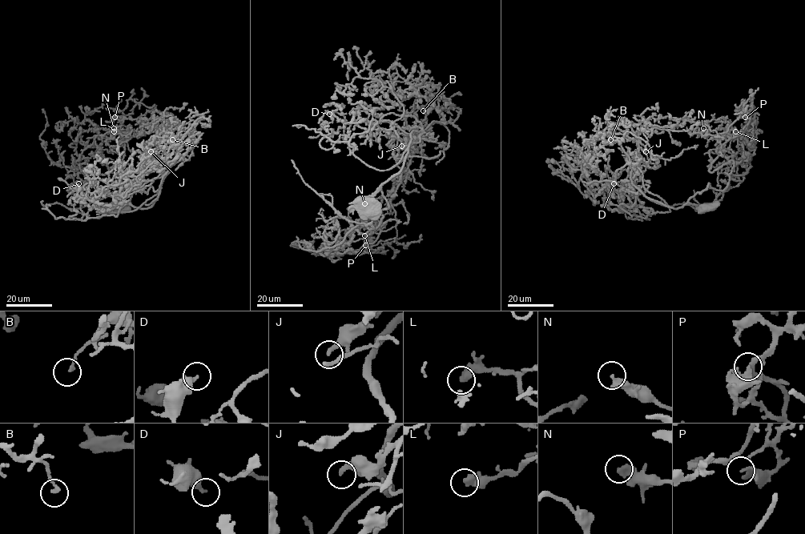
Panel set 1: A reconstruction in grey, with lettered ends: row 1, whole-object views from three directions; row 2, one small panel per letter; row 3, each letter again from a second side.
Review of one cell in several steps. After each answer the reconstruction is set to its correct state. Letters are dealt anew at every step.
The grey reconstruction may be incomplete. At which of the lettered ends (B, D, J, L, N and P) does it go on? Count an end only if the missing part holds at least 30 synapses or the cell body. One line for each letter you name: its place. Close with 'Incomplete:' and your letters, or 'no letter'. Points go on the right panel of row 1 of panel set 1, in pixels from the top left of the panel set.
Incomplete: no letter

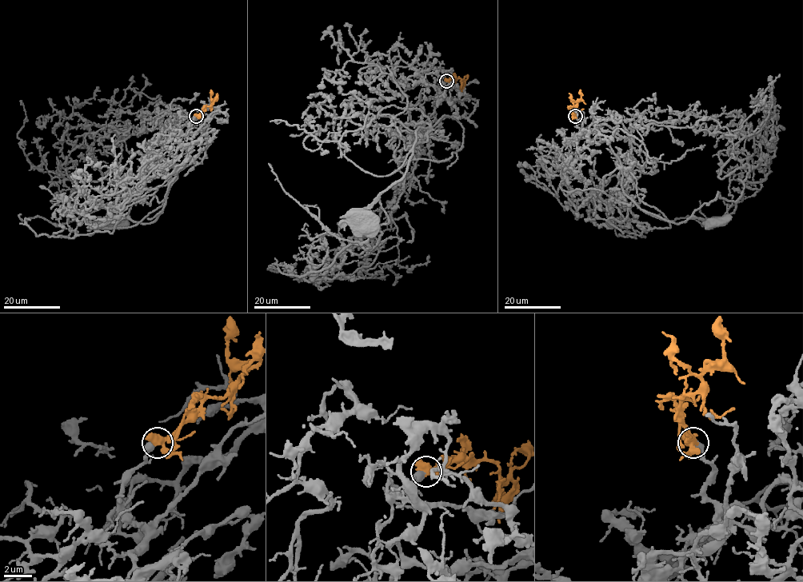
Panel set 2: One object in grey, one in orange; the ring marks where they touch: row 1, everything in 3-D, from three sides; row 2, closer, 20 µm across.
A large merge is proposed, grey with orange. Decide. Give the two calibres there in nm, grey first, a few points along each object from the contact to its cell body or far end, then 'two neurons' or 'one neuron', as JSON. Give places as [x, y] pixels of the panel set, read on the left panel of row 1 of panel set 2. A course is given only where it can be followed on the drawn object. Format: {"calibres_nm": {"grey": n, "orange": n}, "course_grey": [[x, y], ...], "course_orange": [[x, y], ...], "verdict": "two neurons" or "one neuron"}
{"calibres_nm": {"grey": 340, "orange": 550}, "course_grey": [[196, 116], [163, 148], [161, 157], [178, 169], [163, 212], [150, 223], [115, 221]], "course_orange": [[196, 116], [213, 101], [211, 89]], "verdict": "one neuron"}

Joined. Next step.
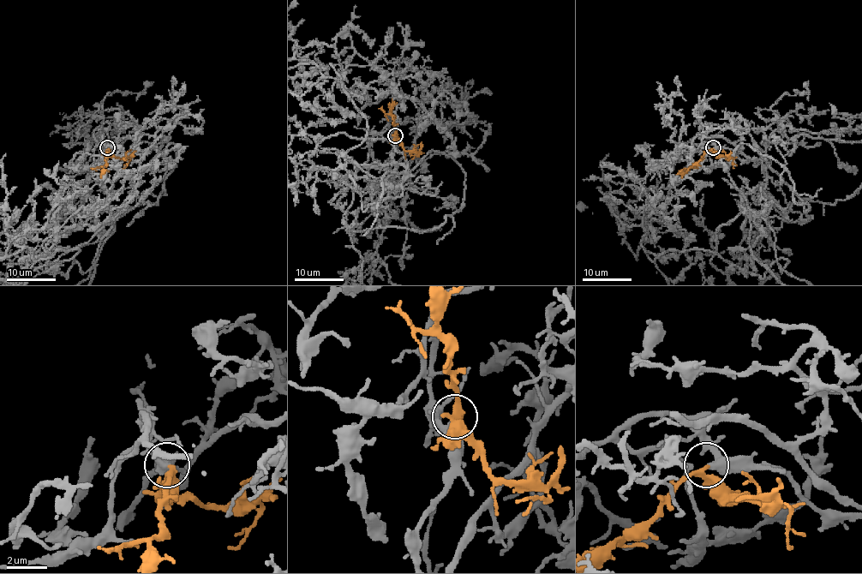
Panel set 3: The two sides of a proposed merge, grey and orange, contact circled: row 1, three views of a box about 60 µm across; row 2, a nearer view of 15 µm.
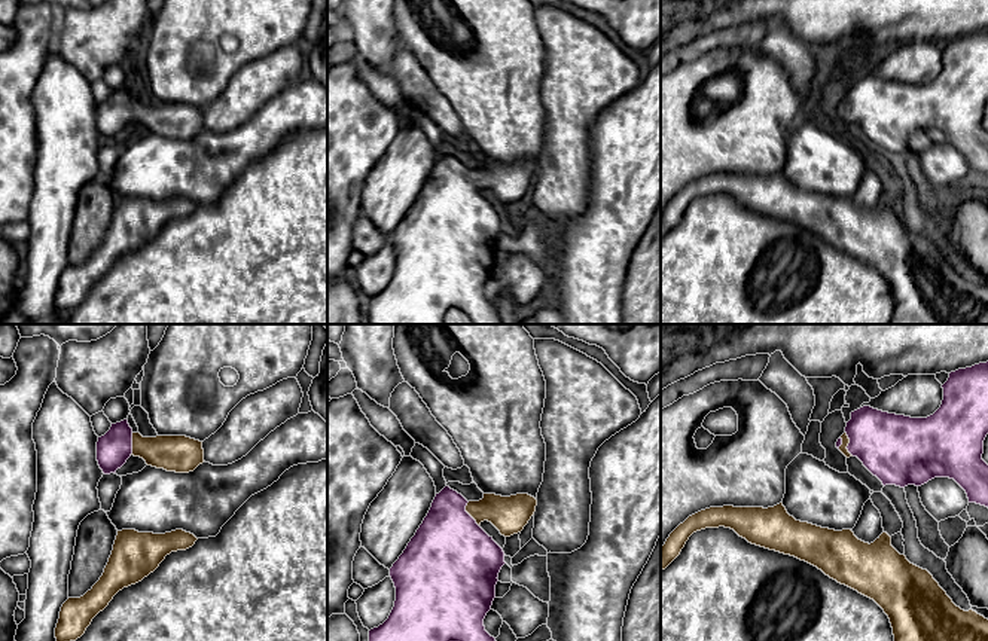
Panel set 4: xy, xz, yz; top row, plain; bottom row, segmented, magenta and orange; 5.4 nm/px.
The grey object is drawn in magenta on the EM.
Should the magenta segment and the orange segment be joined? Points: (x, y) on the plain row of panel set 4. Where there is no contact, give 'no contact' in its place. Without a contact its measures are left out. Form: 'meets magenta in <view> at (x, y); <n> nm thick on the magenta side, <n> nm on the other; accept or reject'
meets magenta in xz at (467, 180); 460 nm thick on the magenta side, 200 nm on the other; accept

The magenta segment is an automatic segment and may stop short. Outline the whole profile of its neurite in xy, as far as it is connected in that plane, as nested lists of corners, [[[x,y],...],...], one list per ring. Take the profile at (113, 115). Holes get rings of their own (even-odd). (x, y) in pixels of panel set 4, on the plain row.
[[[128,86],[112,91],[110,97],[98,104],[97,128],[104,141],[116,140],[131,122],[143,125],[147,132],[176,140],[193,138],[204,129],[202,109],[186,103],[143,104],[140,100],[132,98]]]

